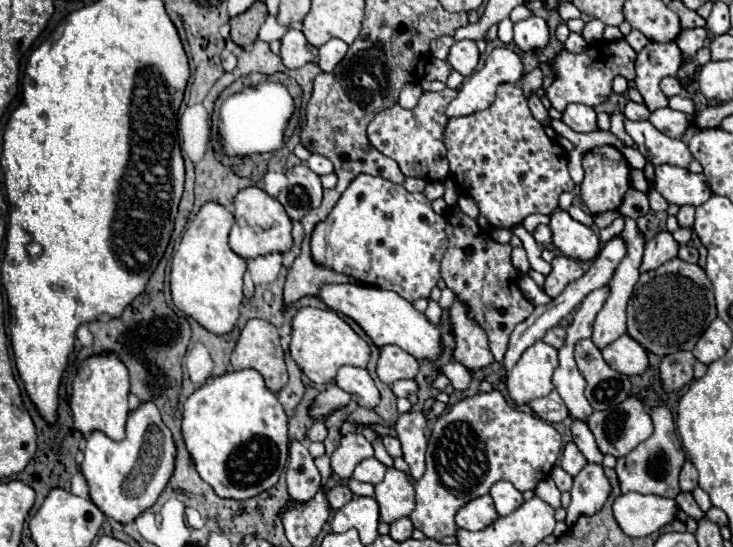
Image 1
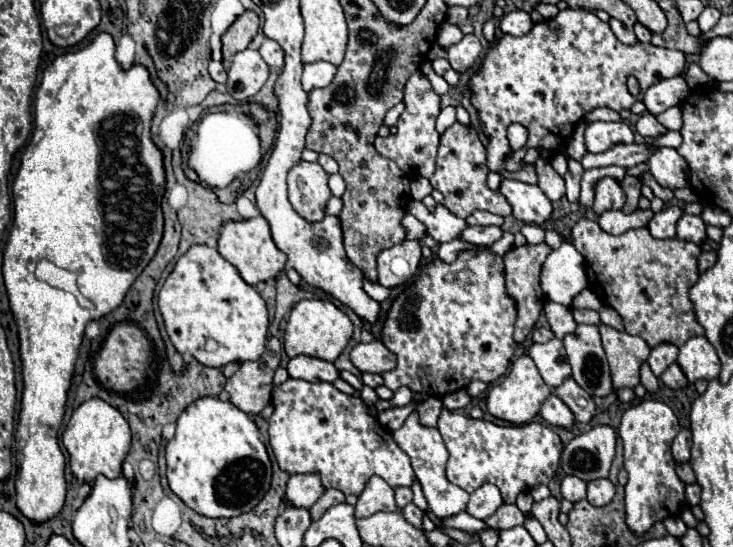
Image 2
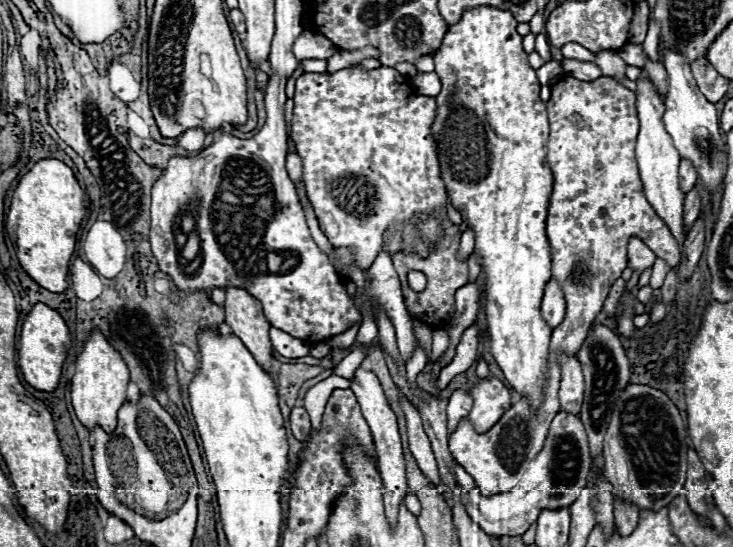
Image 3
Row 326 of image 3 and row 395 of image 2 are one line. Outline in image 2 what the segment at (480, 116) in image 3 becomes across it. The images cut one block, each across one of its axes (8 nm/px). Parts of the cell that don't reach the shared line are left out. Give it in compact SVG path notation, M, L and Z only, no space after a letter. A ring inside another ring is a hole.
M524 354L524 356L520 356L520 358L514 360L508 376L504 376L500 384L494 384L490 388L486 404L488 404L488 412L492 416L496 416L500 420L506 420L510 424L526 424L526 422L530 422L538 414L542 402L550 394L552 394L552 386L548 386L542 380L542 376L540 376L534 360L528 354Z

